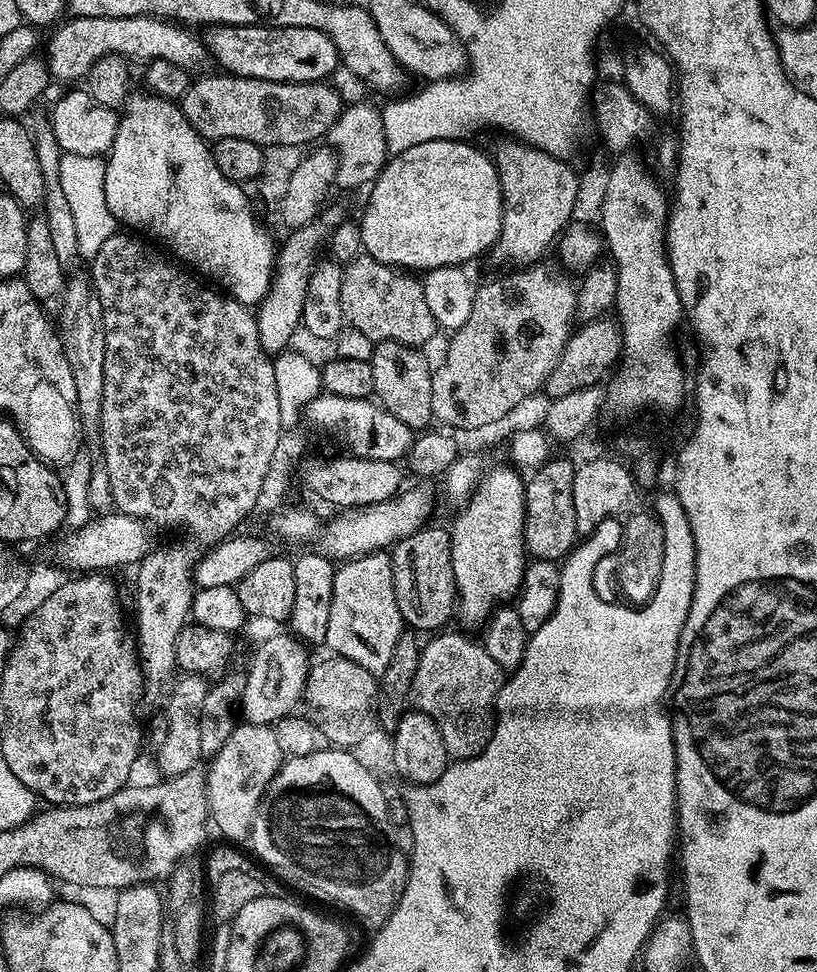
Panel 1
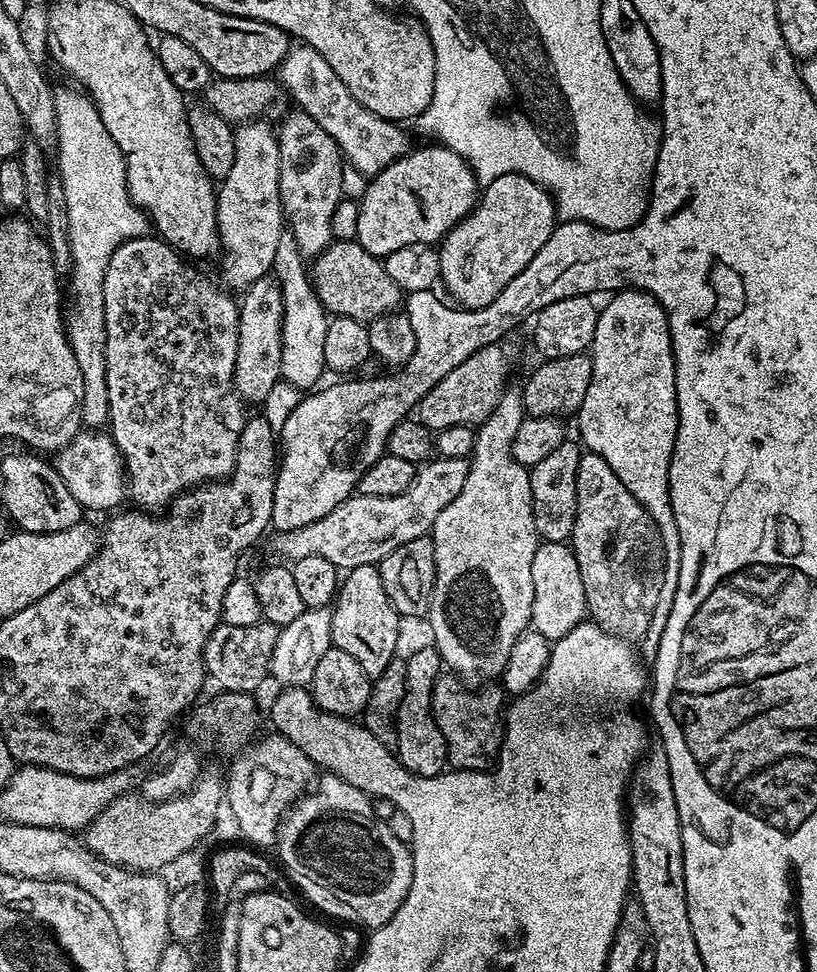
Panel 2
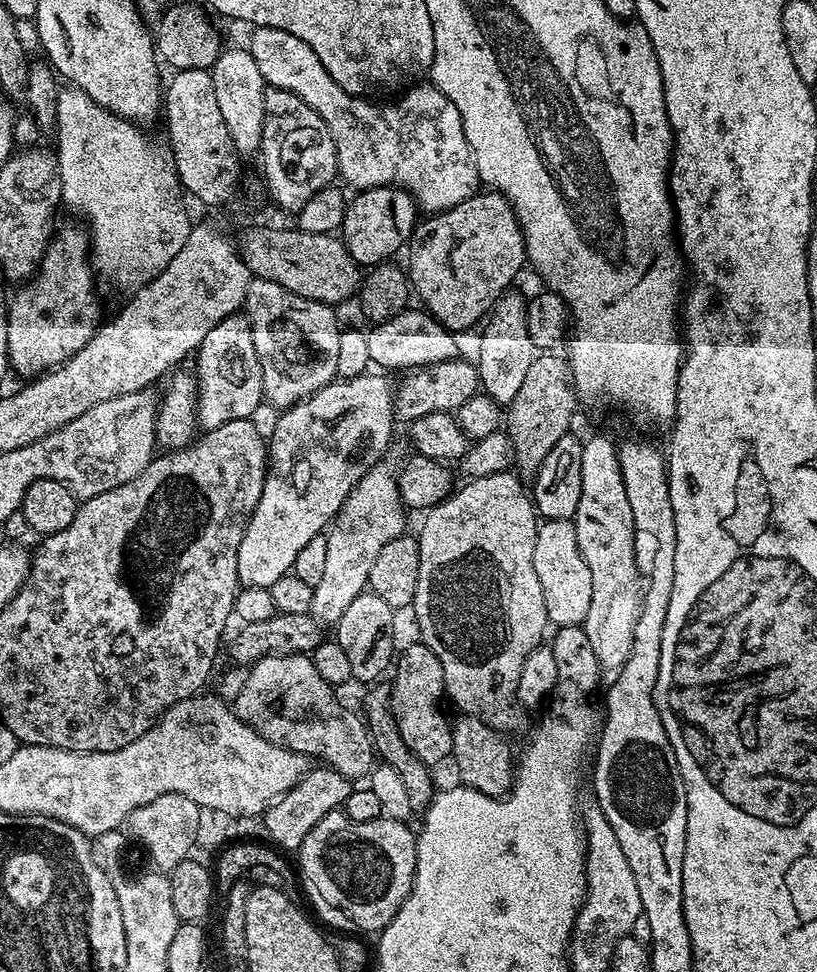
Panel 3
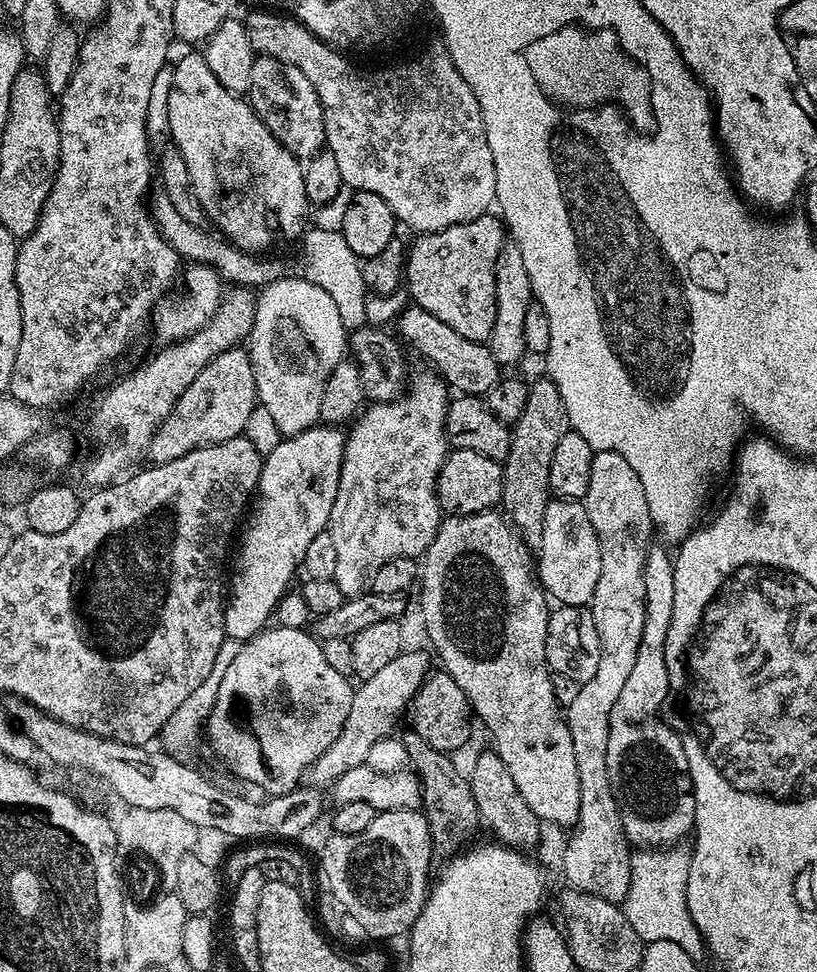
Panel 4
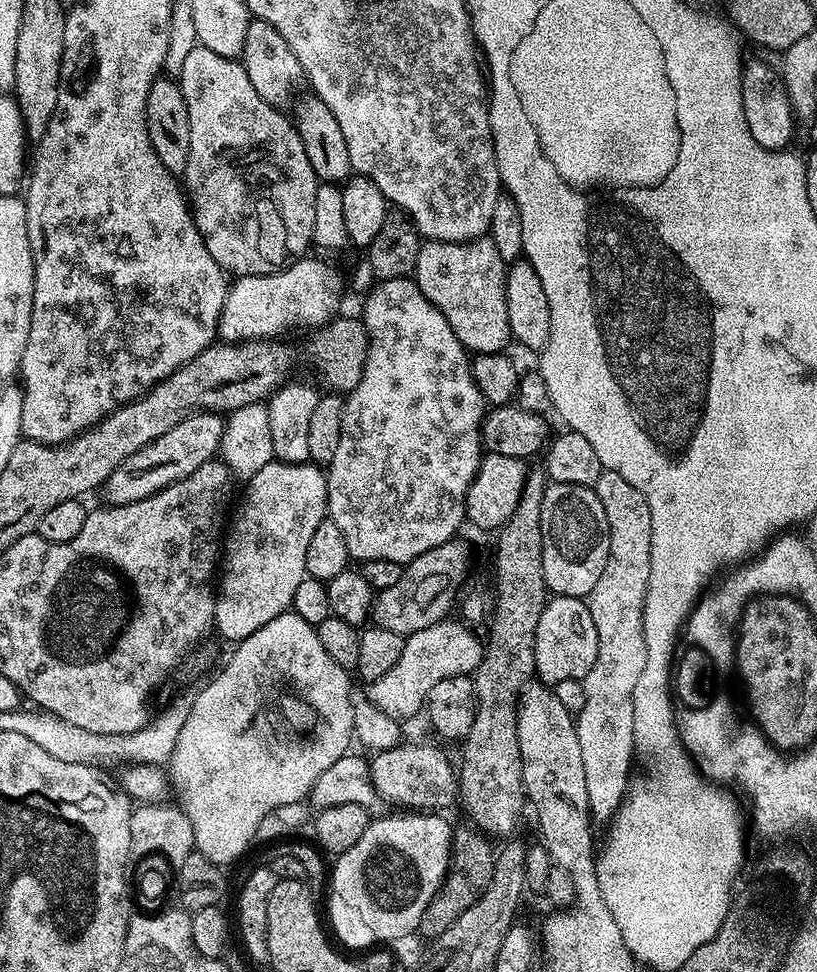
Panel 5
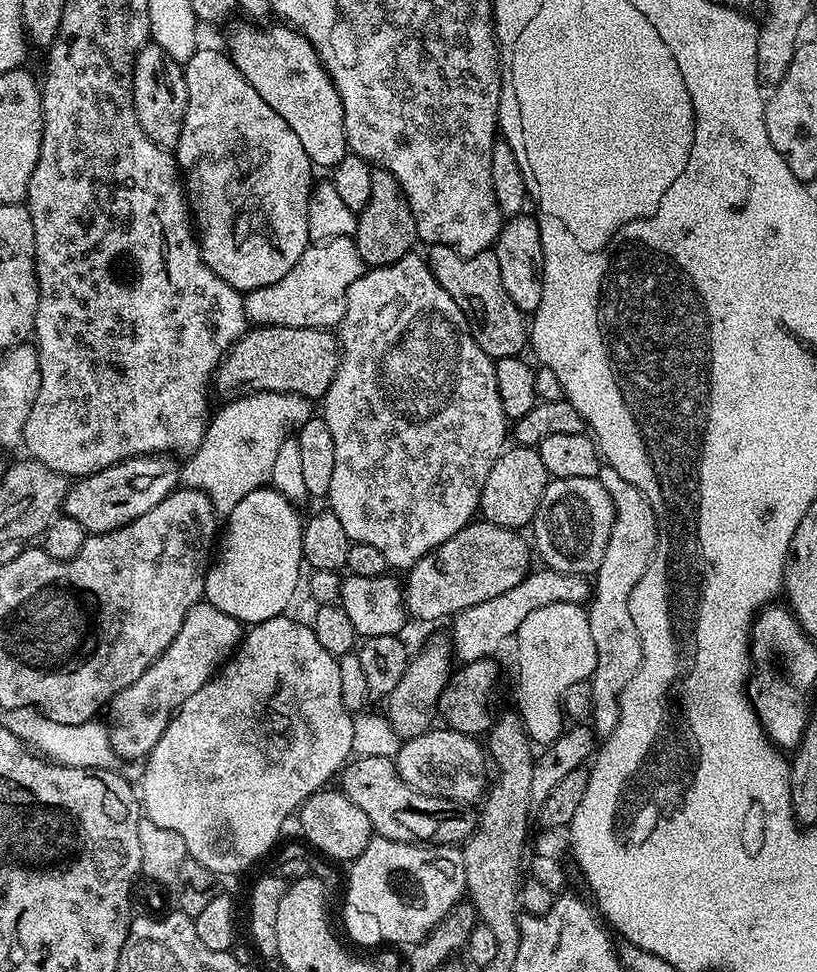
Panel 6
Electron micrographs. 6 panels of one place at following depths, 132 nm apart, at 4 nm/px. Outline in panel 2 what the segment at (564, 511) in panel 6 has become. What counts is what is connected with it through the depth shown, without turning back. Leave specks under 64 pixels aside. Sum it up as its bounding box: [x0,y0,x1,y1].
[531,541,588,642]

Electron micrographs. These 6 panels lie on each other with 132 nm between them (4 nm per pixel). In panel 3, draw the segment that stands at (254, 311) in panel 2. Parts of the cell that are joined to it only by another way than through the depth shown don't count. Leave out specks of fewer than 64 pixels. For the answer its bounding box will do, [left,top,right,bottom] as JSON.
[194,315,264,430]

